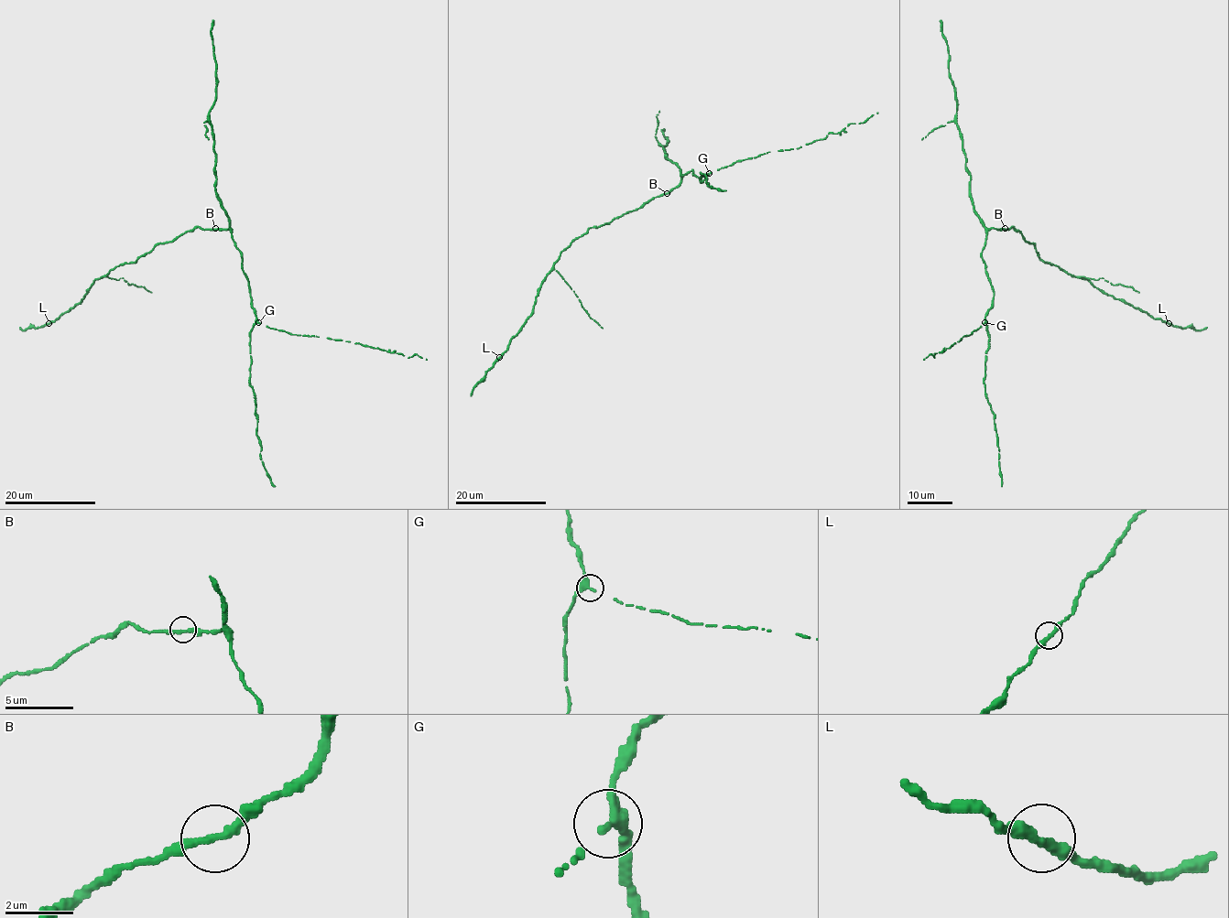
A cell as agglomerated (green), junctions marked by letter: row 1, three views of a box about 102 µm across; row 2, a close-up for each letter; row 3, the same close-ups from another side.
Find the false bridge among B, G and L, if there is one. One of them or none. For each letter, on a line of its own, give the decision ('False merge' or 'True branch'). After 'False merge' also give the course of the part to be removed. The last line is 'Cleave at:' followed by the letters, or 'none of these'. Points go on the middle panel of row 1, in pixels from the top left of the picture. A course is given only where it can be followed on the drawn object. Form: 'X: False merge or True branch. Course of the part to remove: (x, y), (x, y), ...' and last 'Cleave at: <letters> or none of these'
B: True branch
G: True branch
L: True branch
Cleave at: none of these

